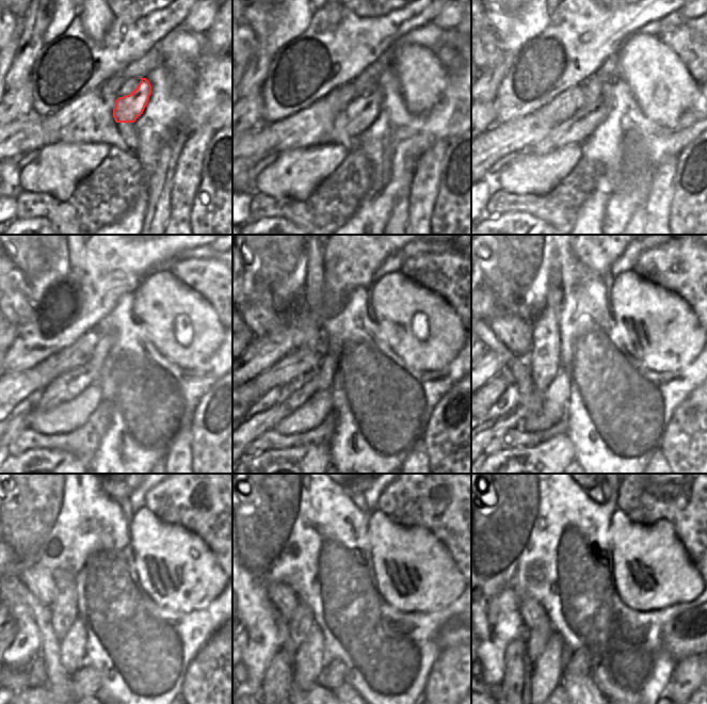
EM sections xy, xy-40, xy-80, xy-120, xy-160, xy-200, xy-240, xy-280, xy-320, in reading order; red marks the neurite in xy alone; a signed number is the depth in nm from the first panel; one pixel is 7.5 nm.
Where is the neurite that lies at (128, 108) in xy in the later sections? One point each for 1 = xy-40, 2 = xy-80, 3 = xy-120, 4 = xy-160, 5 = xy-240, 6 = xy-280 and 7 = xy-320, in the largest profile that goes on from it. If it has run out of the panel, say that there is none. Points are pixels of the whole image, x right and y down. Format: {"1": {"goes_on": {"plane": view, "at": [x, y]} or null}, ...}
{"1": {"goes_on": {"plane": "xy-40", "at": [360, 112]}}, "2": {"goes_on": {"plane": "xy-80", "at": [582, 124]}}, "3": {"goes_on": {"plane": "xy-120", "at": [70, 384]}}, "4": {"goes_on": {"plane": "xy-160", "at": [312, 382]}}, "5": {"goes_on": {"plane": "xy-240", "at": [76, 639]}}, "6": {"goes_on": {"plane": "xy-280", "at": [315, 642]}}, "7": {"goes_on": {"plane": "xy-320", "at": [555, 645]}}}

